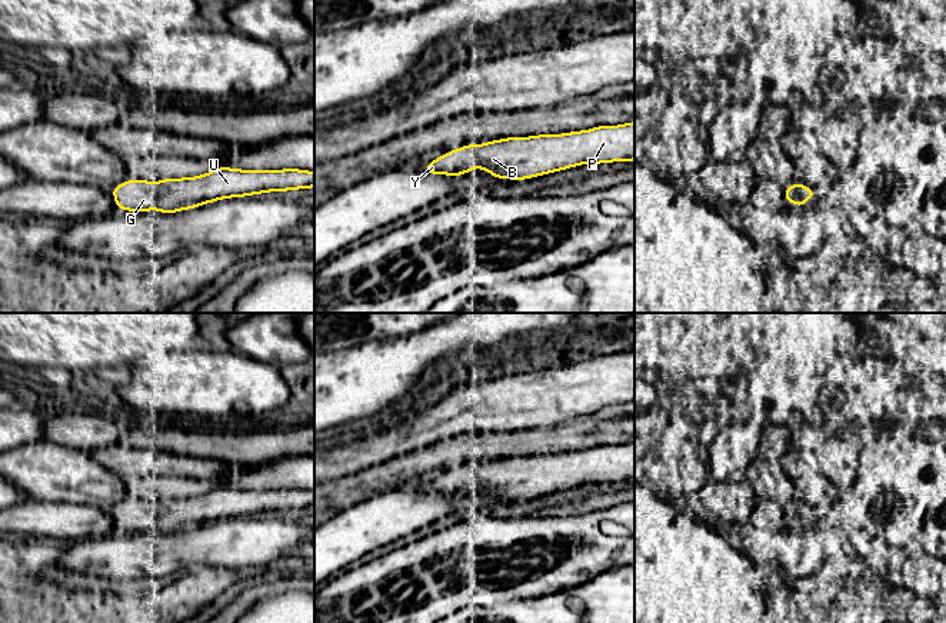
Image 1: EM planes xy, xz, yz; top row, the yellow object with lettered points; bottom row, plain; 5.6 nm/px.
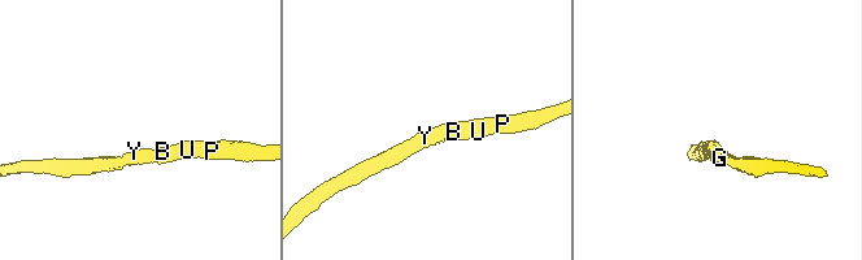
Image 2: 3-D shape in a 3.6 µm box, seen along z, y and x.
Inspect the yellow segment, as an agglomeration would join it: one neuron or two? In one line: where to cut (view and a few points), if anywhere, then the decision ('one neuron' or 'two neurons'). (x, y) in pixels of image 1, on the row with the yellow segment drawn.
no cut; one neuron

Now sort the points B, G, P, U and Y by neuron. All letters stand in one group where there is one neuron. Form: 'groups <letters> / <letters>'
groups B G P U Y

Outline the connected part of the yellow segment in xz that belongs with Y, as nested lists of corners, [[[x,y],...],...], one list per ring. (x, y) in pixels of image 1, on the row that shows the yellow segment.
[[[634,121],[563,134],[507,137],[447,151],[423,169],[460,176],[477,166],[496,179],[524,180],[580,164],[634,160]]]

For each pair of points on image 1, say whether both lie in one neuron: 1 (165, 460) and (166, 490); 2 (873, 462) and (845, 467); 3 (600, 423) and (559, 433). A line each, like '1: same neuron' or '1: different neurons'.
1: different neurons
2: different neurons
3: same neuron

